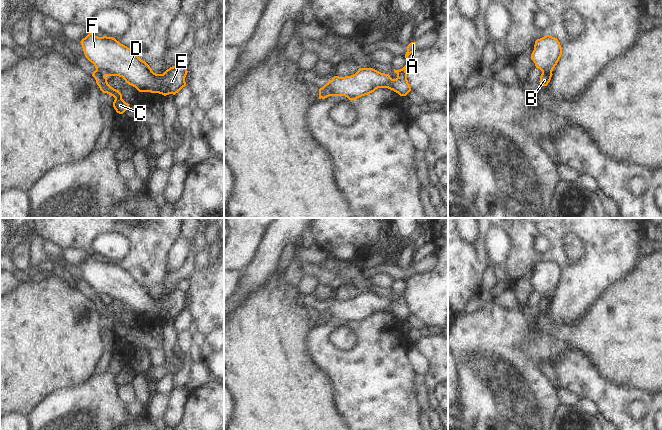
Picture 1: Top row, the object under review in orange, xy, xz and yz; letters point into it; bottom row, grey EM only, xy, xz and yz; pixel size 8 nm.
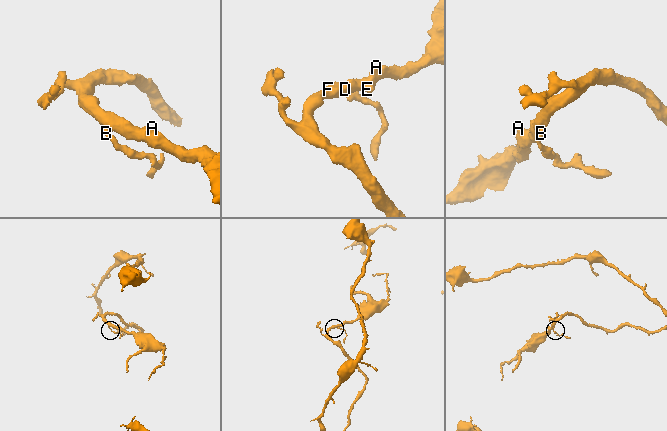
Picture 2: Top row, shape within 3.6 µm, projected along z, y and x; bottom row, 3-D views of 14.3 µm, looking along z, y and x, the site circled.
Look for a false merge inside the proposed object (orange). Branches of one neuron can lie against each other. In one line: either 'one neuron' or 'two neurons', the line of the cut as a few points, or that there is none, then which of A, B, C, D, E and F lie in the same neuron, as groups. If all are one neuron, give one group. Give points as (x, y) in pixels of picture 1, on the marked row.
two neurons; cut yz (551, 70), (542, 71); groups A D E F / B C

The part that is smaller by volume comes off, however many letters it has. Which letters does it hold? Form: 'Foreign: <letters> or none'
Foreign: B, C

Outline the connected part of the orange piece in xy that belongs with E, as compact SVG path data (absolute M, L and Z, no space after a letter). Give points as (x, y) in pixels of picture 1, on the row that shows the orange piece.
M89 33L80 43L85 57L101 74L122 77L139 92L175 95L186 86L187 68L175 65L163 74L156 74L132 49L113 37Z

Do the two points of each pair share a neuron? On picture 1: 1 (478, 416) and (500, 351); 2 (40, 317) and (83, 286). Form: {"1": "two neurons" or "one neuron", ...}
{"1": "one neuron", "2": "two neurons"}

